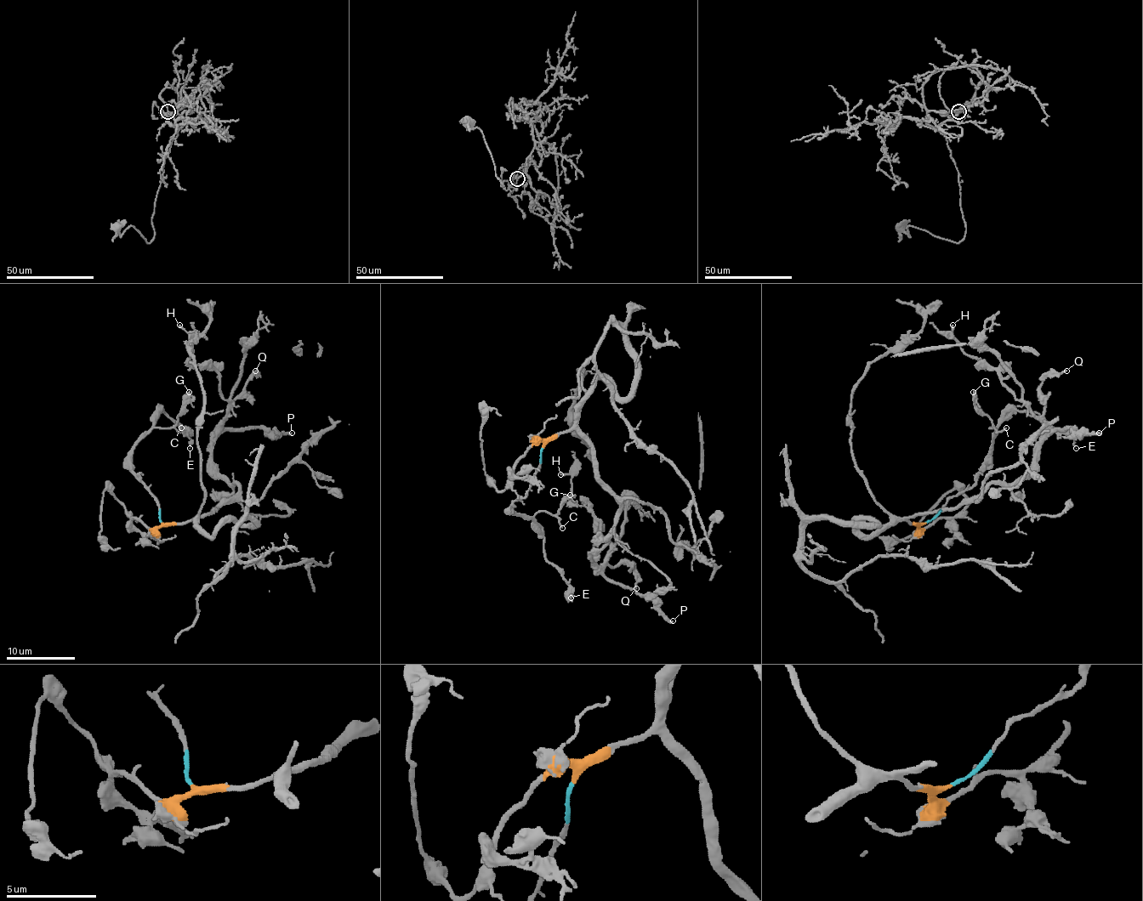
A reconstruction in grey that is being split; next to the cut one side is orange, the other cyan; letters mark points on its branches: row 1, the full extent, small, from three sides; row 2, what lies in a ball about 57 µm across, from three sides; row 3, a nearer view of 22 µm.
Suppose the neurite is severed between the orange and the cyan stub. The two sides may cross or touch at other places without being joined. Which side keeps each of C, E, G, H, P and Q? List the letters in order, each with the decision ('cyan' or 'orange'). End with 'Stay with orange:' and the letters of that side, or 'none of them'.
C: cyan
E: cyan
G: cyan
H: orange
P: orange
Q: orange
Stay with orange: H, P, Q

